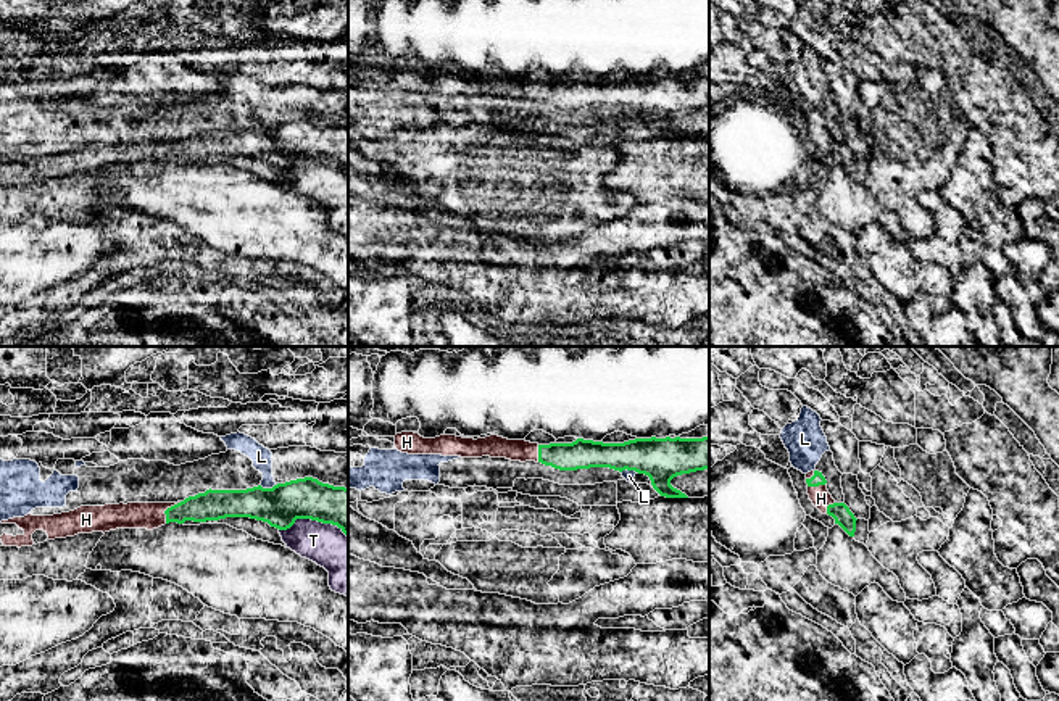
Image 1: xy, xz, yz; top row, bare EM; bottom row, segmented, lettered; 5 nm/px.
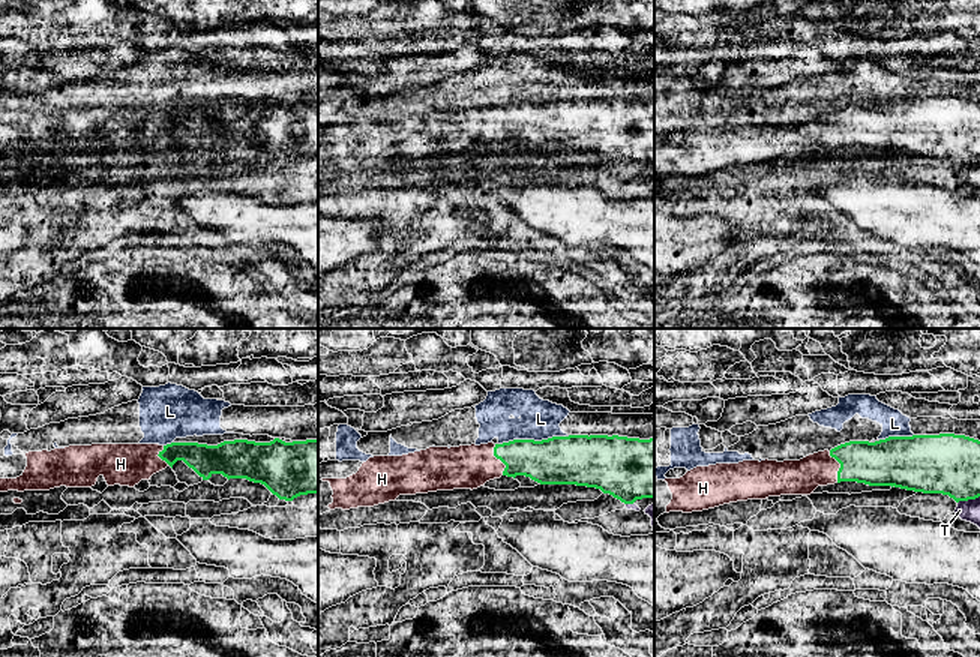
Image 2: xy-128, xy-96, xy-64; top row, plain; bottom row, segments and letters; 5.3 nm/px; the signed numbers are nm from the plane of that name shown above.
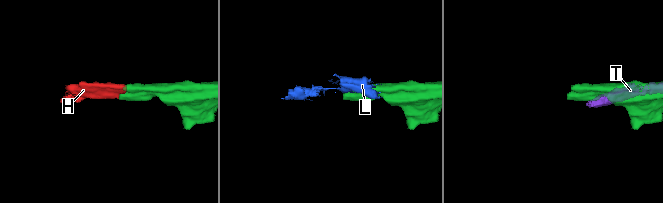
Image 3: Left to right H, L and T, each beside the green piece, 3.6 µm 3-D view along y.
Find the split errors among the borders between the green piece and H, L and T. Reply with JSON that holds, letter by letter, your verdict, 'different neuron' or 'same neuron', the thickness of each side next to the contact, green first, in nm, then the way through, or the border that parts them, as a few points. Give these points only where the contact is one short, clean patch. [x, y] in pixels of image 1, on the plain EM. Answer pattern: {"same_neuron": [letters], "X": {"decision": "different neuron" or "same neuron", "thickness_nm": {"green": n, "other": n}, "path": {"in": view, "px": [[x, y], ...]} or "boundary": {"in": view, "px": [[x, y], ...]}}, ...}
{"same_neuron": ["H"], "H": {"decision": "same neuron", "thickness_nm": {"green": 160, "other": 130}, "path": {"in": "xy", "px": [[213, 144], [166, 149], [149, 155]]}}, "L": {"decision": "different neuron", "thickness_nm": {"green": 200, "other": 100}}, "T": {"decision": "different neuron", "thickness_nm": {"green": 200, "other": 220}}}

